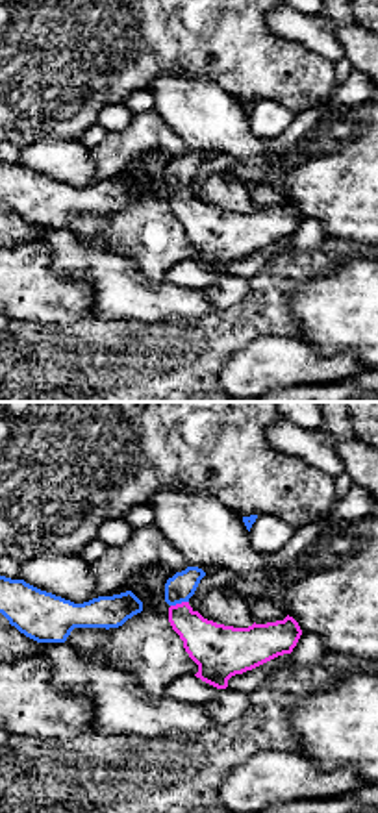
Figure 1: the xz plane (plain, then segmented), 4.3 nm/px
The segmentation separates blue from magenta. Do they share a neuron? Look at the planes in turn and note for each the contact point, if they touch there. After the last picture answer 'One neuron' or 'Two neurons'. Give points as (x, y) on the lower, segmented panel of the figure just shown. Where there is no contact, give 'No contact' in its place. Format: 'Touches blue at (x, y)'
Touches blue at (178, 602)

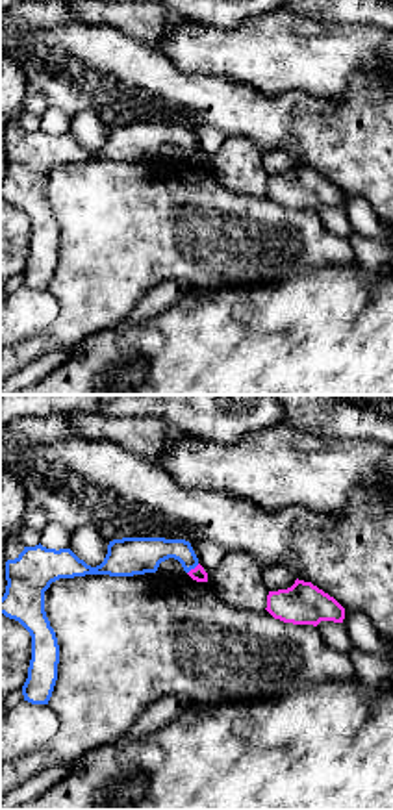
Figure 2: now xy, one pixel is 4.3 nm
Touches blue at (193, 568)

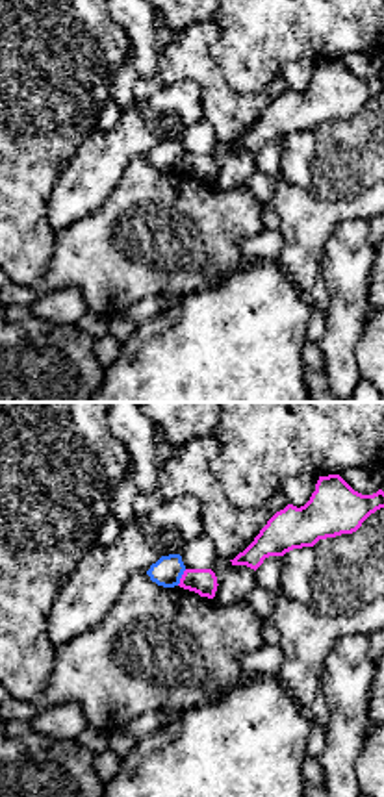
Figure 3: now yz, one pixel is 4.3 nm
Touches blue at (180, 577)

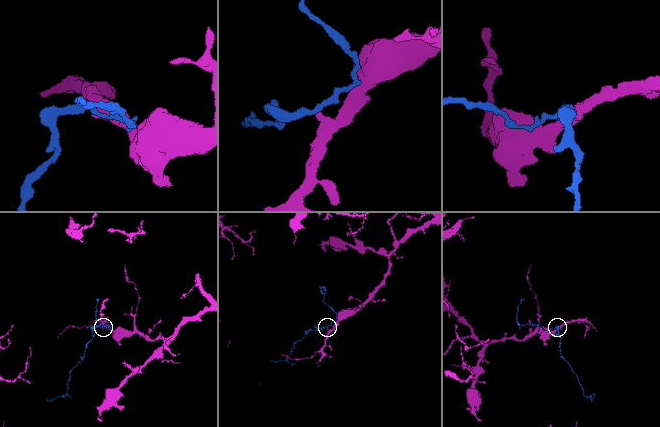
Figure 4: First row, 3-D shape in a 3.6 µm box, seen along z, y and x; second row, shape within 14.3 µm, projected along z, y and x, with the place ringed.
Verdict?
Two neurons

